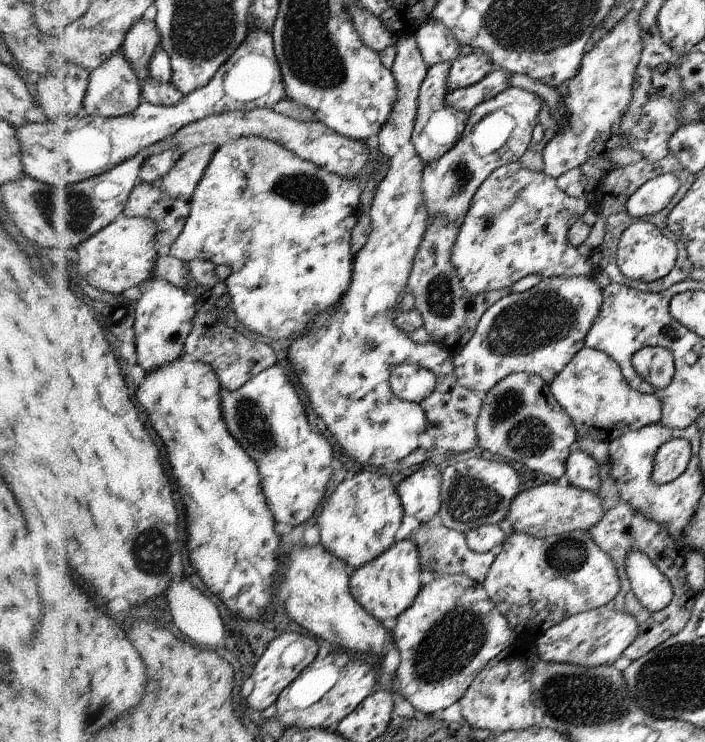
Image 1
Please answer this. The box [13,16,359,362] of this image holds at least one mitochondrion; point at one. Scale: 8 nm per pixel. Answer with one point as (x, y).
(77, 215)

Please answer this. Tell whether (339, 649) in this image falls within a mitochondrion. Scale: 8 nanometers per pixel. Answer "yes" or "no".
no

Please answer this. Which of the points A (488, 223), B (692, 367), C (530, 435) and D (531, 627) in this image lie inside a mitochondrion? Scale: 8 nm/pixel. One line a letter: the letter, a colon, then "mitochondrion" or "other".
A: mitochondrion
B: other
C: mitochondrion
D: other

